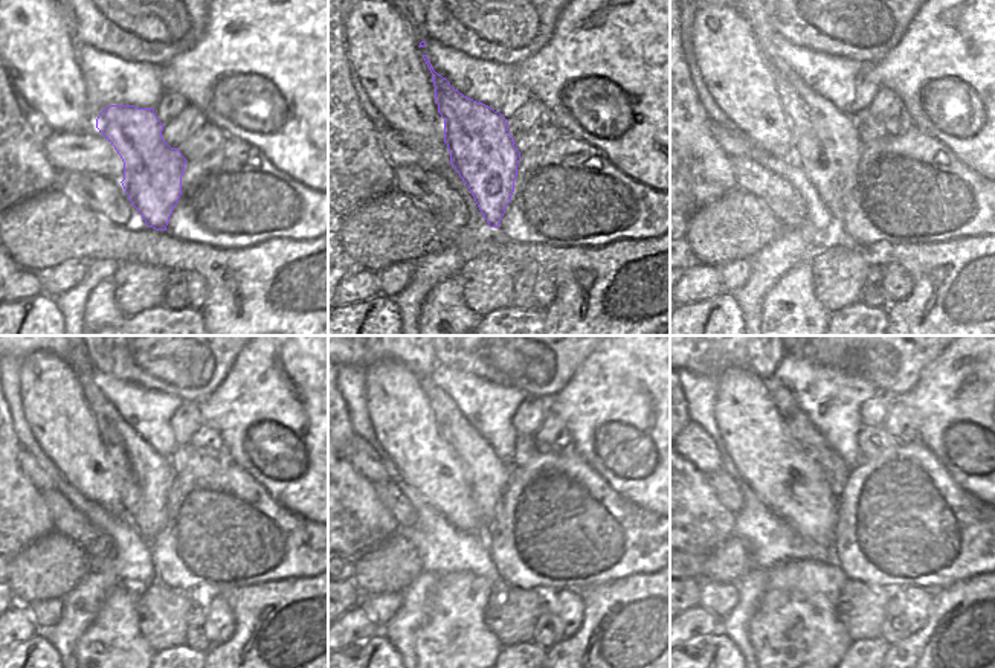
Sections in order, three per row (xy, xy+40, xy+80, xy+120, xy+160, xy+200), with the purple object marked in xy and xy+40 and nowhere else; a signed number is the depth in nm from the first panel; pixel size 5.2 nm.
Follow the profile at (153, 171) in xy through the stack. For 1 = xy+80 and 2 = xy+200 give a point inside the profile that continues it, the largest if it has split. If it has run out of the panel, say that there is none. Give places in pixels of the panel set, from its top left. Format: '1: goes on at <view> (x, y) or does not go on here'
1: goes on at xy+80 (826, 145)
2: goes on at xy+200 (837, 472)

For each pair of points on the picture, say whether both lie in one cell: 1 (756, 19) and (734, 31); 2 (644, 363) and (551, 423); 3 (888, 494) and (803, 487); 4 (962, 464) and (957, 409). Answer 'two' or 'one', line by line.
1: two
2: two
3: two
4: one

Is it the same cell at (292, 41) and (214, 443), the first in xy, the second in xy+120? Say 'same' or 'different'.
different

